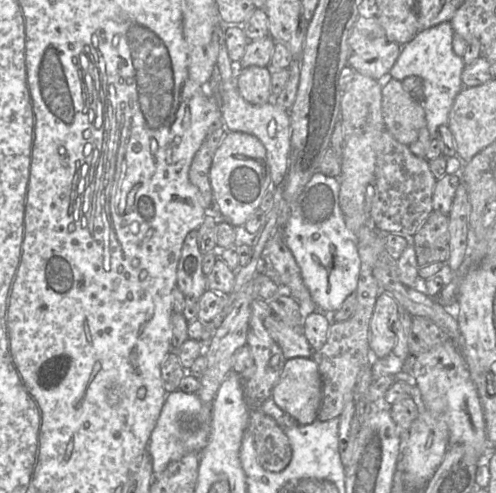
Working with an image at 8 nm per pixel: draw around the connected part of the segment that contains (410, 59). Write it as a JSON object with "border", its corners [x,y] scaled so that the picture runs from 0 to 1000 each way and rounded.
{"border":[[[893,45],[871,57],[845,63],[831,83],[810,93],[806,112],[782,150],[802,164],[813,164],[827,154],[841,154],[851,160],[859,258],[873,284],[889,284],[883,260],[903,252],[905,229],[915,203],[935,178],[929,166],[929,148],[938,130],[933,120],[913,103],[915,69],[905,45]]]}

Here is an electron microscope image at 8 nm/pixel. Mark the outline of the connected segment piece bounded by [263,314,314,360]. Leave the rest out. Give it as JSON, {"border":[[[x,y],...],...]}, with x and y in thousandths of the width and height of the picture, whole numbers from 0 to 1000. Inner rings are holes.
{"border":[[[554,637],[538,641],[530,657],[546,686],[567,706],[577,730],[629,724],[633,712],[611,675],[609,661],[583,661]]]}

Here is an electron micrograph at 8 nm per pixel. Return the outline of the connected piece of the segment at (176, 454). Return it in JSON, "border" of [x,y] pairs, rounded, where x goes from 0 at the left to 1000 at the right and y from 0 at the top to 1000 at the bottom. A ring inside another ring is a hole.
{"border":[[[365,791],[335,801],[317,858],[302,880],[298,917],[306,931],[308,963],[327,959],[339,941],[365,931],[381,919],[405,919],[421,897],[425,858],[399,856],[397,872],[383,872],[385,852],[371,852],[369,842],[399,840],[409,815],[395,797],[373,797]]]}

